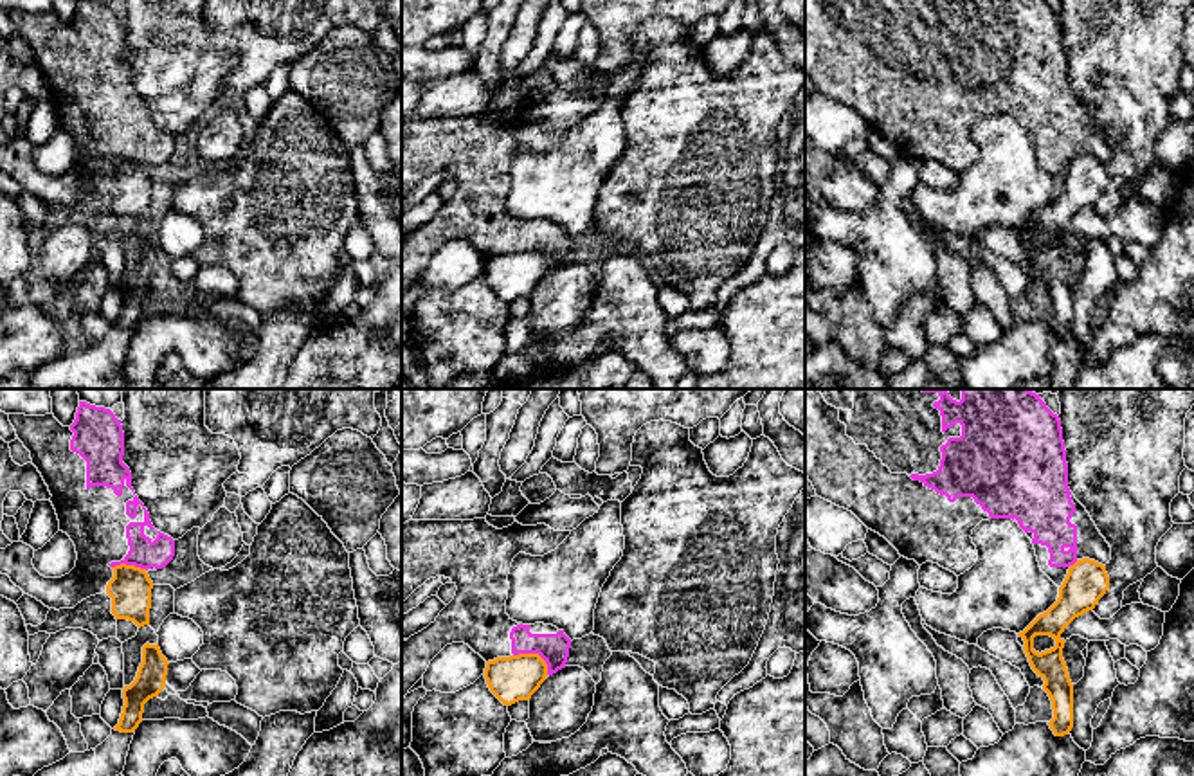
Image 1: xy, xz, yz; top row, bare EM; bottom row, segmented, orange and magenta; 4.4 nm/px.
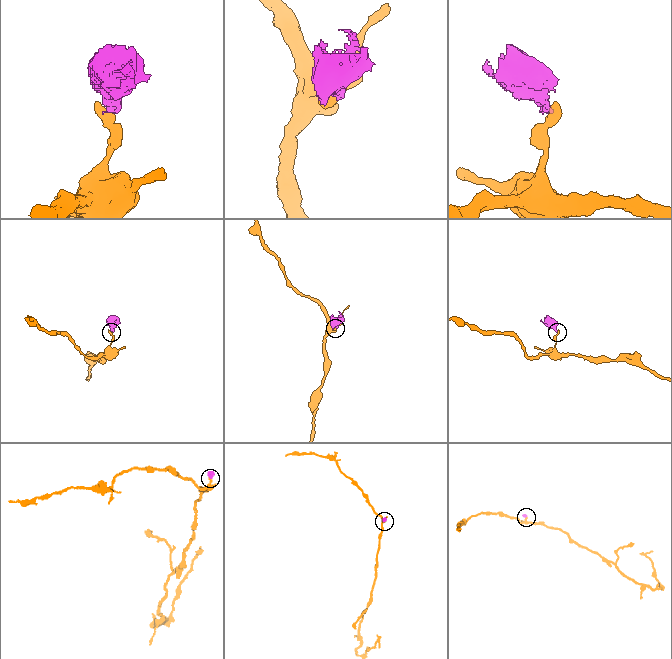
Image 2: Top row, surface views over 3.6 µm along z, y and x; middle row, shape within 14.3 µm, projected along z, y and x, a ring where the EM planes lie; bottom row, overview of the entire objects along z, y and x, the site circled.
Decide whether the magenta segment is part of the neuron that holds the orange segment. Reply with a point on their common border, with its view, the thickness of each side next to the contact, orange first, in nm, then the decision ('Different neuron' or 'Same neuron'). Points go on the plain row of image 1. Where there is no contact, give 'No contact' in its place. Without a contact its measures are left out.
Touches orange at xz (535, 251). Thickness 200 nm (orange) against 140 nm. Different neuron

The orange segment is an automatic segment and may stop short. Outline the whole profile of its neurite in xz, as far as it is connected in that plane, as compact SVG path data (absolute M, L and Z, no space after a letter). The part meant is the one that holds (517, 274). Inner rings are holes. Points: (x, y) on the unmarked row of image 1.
M538 250L497 254L486 259L490 288L504 301L529 297L547 274L547 261Z

